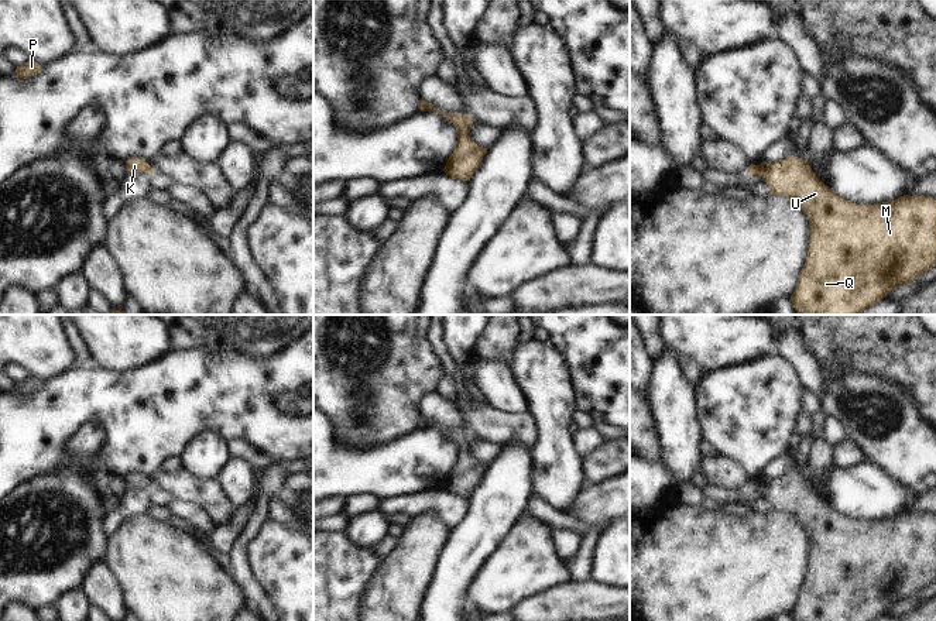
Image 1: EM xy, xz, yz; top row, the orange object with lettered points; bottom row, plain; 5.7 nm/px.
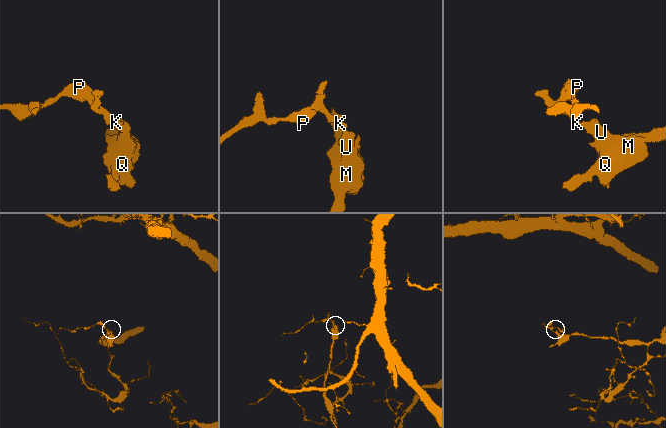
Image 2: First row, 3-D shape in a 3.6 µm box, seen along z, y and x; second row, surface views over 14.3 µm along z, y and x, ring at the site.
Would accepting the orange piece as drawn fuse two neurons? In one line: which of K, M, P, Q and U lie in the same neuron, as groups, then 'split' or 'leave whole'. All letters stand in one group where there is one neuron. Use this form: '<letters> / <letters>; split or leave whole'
K M P Q U; leave whole

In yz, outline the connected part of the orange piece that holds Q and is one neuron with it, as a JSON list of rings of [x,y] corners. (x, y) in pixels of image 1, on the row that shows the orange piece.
[[[795,155],[774,164],[750,164],[747,174],[762,176],[772,195],[793,199],[809,217],[808,258],[791,295],[798,315],[858,315],[936,265],[936,198],[904,195],[891,202],[857,205],[837,196],[815,175],[808,159]]]

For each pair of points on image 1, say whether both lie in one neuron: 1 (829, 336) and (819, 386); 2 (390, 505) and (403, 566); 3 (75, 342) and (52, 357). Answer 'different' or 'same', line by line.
1: different
2: different
3: different

